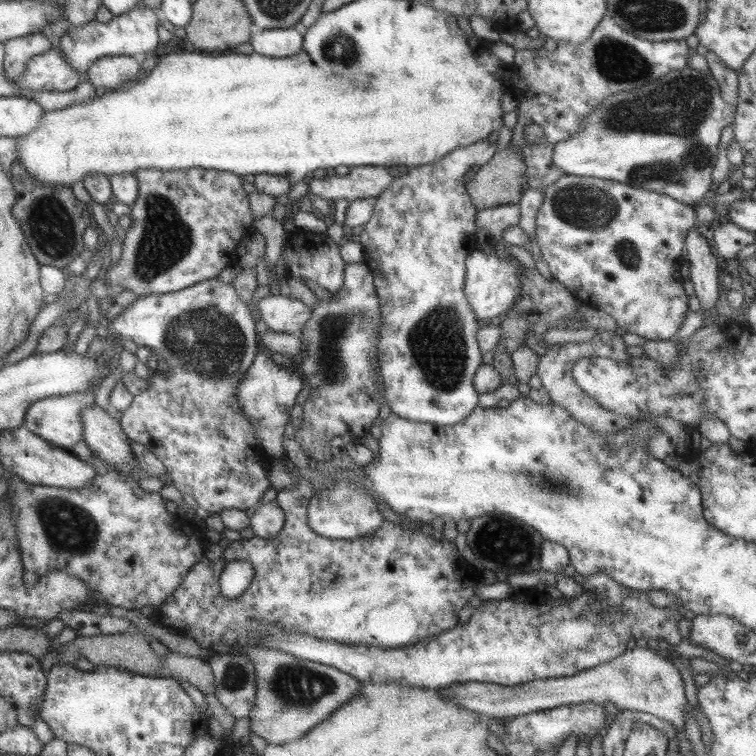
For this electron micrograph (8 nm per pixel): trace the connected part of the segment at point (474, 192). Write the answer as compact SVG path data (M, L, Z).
M508 146L505 150L496 152L487 164L480 166L480 170L472 177L473 180L463 186L478 211L502 204L519 204L522 194L529 188L526 170L528 167L521 160L518 151L514 151Z

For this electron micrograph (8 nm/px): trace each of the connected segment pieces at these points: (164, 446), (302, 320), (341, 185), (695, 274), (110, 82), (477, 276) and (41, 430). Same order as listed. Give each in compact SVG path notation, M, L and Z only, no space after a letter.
M216 277L197 282L195 285L183 288L182 290L140 297L137 301L133 302L130 308L126 307L118 316L104 322L102 334L120 338L122 342L125 340L132 340L138 347L146 346L164 358L170 368L172 368L170 376L154 371L154 374L148 380L146 391L142 391L142 394L134 396L132 404L123 412L121 417L120 423L123 433L131 441L139 442L148 450L157 454L158 458L167 468L170 476L172 476L172 482L175 487L179 489L184 496L190 495L194 497L197 506L200 506L200 508L204 508L210 513L220 513L222 510L226 509L240 509L245 511L258 504L258 501L262 498L262 494L264 494L269 487L265 462L268 459L274 459L274 457L268 455L263 449L263 446L258 444L255 434L253 434L253 426L251 426L249 420L242 412L235 395L236 392L238 392L238 384L242 384L242 378L244 378L245 372L250 368L250 365L254 362L257 353L261 349L258 342L259 334L256 332L255 316L252 315L248 303L240 298L236 287L232 283L223 282Z
M268 295L259 300L261 319L270 331L302 332L310 318L311 307L283 295Z
M356 166L346 176L329 176L325 173L308 179L309 194L316 194L329 202L345 198L350 202L357 198L376 198L392 184L389 168L382 166Z
M693 228L686 237L685 257L691 262L691 281L695 288L695 297L701 304L700 312L709 312L718 302L718 265L717 256L712 253L706 238Z
M124 55L100 57L88 67L84 79L101 92L122 89L125 82L132 81L140 72L141 58Z
M478 248L466 257L465 297L478 320L491 319L506 313L515 303L518 295L521 296L521 282L519 281L521 268L519 268L520 263L515 264L516 261L518 261L516 258L515 260L499 258L494 252L484 254L483 250Z
M92 387L86 394L76 393L68 396L54 396L33 402L26 411L23 426L53 445L70 450L75 444L83 440L81 410L96 405L94 399L95 392L94 387Z

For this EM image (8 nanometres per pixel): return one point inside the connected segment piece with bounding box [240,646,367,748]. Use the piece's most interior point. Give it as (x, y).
(292, 695)

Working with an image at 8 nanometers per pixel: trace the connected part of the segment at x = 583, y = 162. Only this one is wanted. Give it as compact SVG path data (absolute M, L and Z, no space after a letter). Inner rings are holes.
M688 66L682 70L670 71L646 86L606 96L604 103L600 103L584 119L578 135L574 135L570 141L556 144L552 166L560 168L566 175L600 178L634 188L664 193L685 205L703 204L714 188L712 171L717 163L721 132L734 122L738 107L724 102L719 92L717 82L710 75L705 73L699 75L697 70Z

